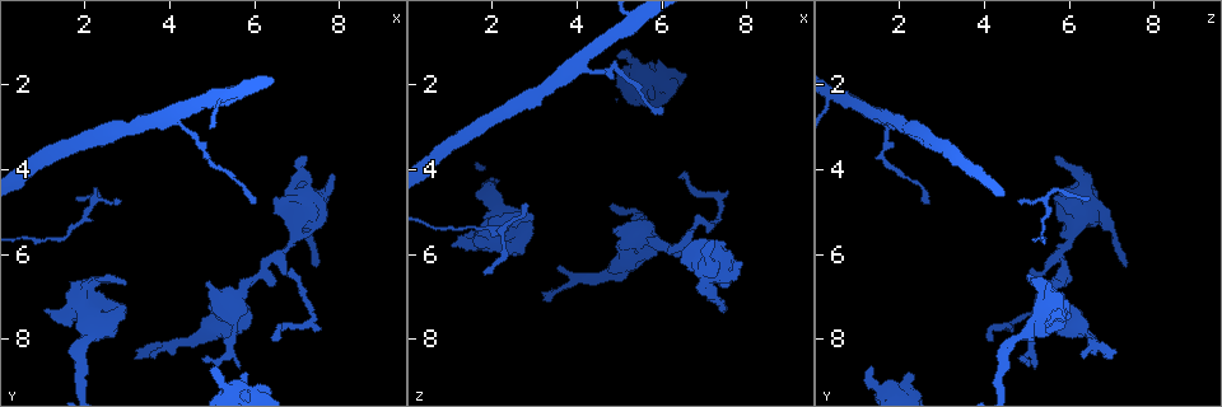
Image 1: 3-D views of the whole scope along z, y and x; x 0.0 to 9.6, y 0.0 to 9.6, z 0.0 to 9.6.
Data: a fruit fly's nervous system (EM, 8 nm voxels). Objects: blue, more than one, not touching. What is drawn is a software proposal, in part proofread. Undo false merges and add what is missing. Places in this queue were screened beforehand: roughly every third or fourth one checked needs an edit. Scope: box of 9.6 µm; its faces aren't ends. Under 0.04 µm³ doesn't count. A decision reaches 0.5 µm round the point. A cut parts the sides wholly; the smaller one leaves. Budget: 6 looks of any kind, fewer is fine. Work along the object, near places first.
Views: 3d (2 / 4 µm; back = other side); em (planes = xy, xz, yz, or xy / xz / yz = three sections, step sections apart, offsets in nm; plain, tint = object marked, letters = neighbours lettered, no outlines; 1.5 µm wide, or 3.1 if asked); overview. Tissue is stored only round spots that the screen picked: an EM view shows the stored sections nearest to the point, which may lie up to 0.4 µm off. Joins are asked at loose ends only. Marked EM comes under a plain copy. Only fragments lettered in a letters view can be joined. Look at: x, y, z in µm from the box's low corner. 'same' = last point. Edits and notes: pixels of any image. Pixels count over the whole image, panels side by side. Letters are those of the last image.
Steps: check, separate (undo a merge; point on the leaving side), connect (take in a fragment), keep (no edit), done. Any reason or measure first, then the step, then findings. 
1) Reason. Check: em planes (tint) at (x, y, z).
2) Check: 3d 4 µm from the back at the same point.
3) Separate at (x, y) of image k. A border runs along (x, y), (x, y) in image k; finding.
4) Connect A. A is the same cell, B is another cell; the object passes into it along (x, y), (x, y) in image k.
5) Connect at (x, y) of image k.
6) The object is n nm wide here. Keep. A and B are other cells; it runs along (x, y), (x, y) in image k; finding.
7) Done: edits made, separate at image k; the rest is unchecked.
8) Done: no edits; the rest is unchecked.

Check: em xz step 4 (tint) at (2.15, 7.85, 5.00).

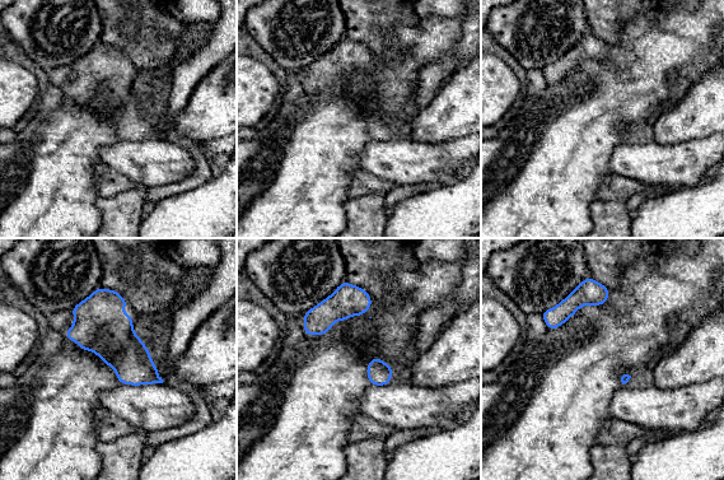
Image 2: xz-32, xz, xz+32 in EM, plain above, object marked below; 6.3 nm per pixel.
Cut it another way. Check: em planes (tint) at the same point.

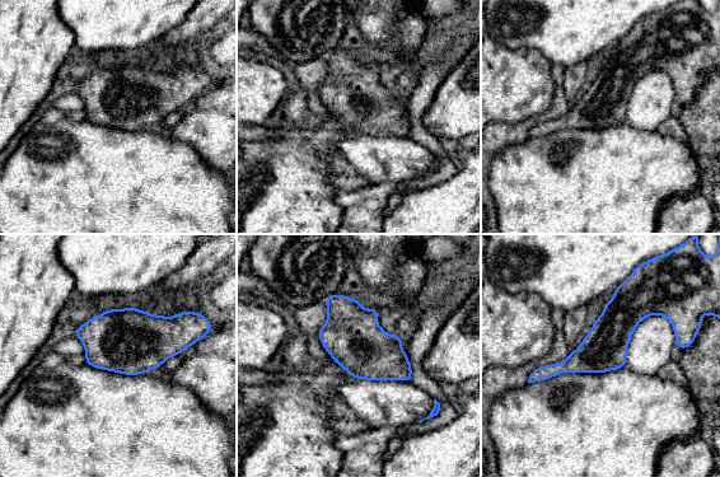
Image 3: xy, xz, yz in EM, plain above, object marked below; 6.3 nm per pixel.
See the neighbours. Check: em planes (letters) at the same point.

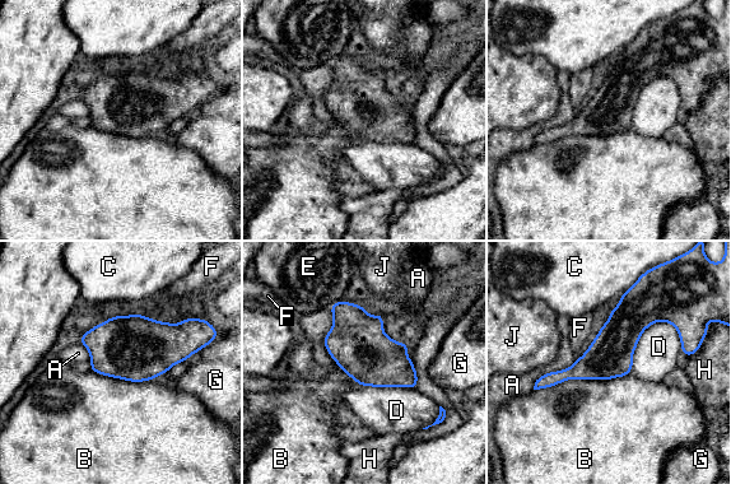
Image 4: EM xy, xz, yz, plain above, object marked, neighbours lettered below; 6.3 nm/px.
Keep. A, B, C, D, E, F, G, H and J are other cells; a border runs along (631, 372), (534, 390) in image 4; all the same neuron.

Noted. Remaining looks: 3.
Tapers out. Check: em xy step 8 (tint) at (7.40, 6.25, 7.35).

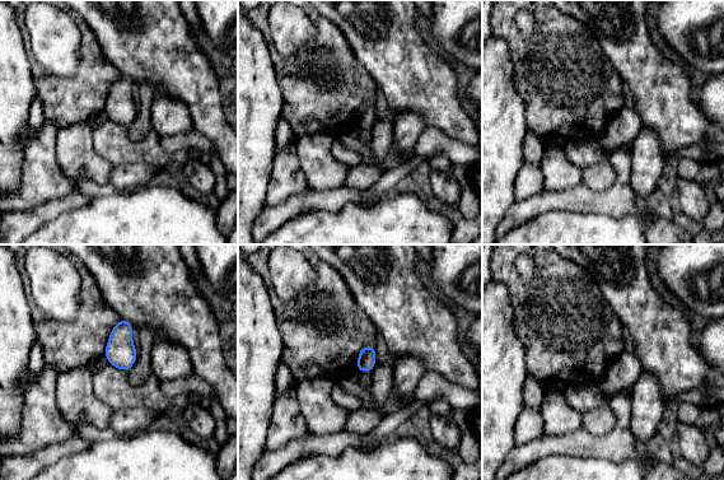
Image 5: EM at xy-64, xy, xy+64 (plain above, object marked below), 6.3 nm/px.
Another direction. Check: em planes (letters) at the same point.

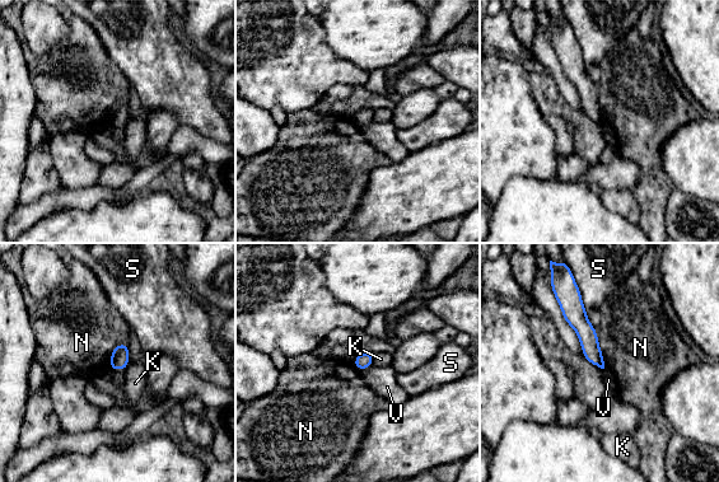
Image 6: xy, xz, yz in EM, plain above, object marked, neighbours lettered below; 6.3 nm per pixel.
The longest contact is with N, 400 nm. Keep. K, N, S and V are other cells; it runs along (575, 294), (575, 317), (601, 364) in image 6; no lettered fragment goes on from it.

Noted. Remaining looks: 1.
Branch stops here. Check: em yz step 8 (letters) at (7.15, 3.60, 5.70).

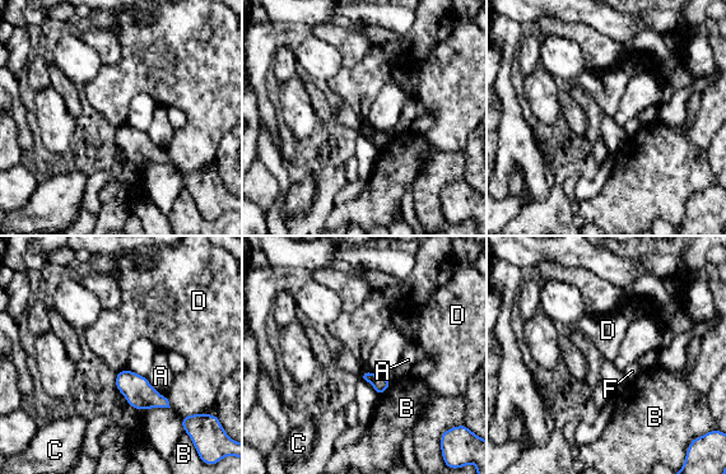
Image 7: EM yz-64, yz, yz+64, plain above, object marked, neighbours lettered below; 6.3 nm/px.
Keep. A, B, C, D and F are other cells; none of them fits.

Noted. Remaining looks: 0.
Done: no edits; the rest is unchecked.

